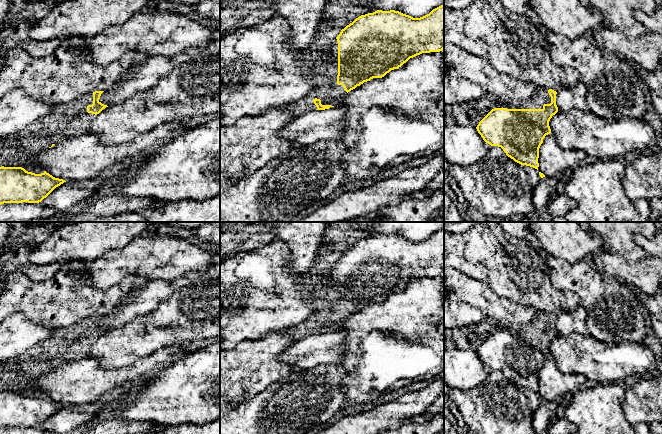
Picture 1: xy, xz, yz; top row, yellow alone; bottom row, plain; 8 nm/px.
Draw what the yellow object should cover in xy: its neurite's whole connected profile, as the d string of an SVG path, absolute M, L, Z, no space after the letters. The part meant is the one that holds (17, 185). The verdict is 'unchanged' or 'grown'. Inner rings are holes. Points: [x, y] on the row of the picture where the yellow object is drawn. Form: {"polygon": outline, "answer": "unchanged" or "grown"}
{"polygon": "M0 167L0 205L4 203L39 203L56 187L66 182L46 171L35 174L22 167Z", "answer": "unchanged"}

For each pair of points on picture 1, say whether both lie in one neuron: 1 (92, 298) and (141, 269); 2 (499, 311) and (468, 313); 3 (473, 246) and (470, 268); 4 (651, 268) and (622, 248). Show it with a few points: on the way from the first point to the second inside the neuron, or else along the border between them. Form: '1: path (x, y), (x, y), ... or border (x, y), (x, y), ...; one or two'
1: border (137, 277), (134, 275), (125, 277), (106, 288); two
2: border (460, 301), (476, 307), (488, 319); two
3: border (465, 240), (465, 257), (486, 270), (486, 281); two
4: border (616, 253), (629, 260), (641, 260), (646, 255); two

